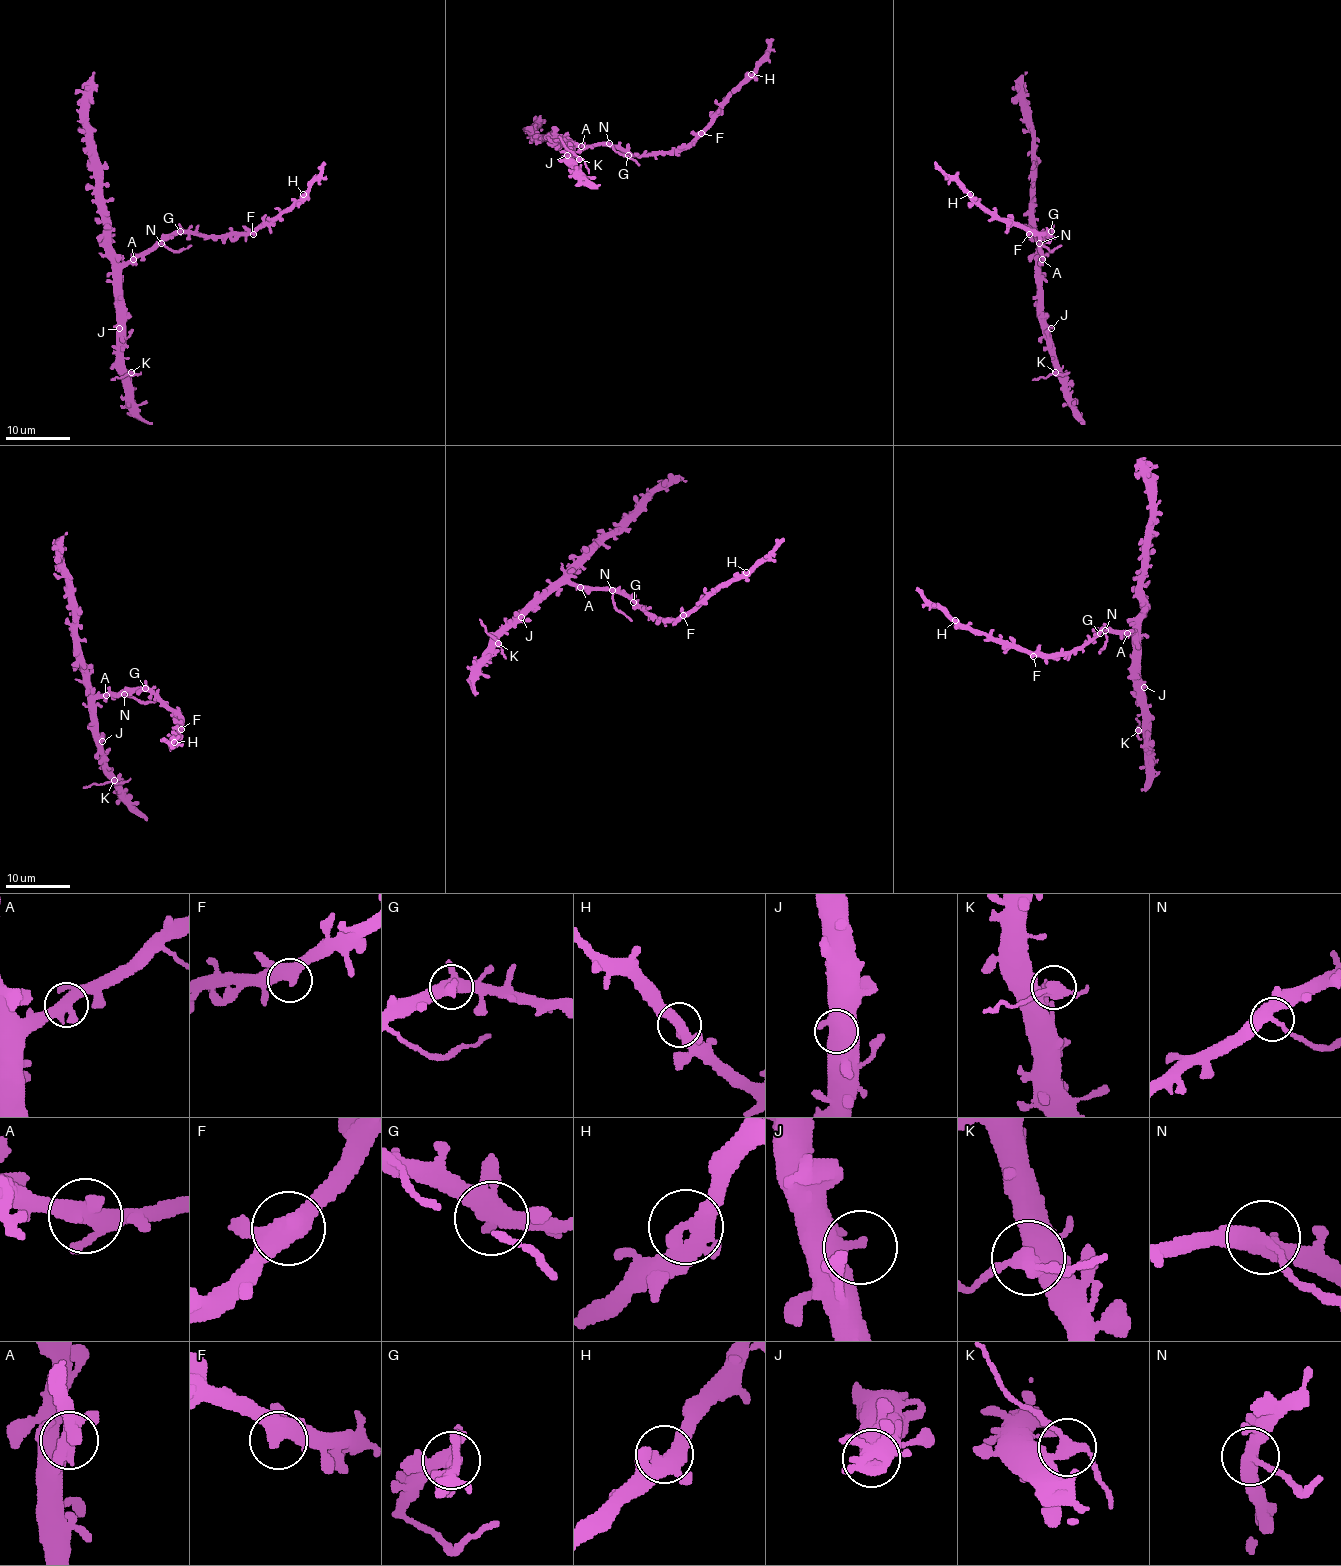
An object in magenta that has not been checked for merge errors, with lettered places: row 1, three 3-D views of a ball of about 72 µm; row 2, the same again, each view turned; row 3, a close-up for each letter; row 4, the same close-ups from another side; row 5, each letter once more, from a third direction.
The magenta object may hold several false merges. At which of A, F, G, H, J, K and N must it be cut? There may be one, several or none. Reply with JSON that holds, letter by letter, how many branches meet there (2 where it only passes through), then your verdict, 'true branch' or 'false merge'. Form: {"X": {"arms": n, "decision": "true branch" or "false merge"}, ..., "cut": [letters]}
{"A": {"arms": 3, "decision": "true branch"}, "F": {"arms": 3, "decision": "true branch"}, "G": {"arms": 3, "decision": "true branch"}, "H": {"arms": 3, "decision": "true branch"}, "J": {"arms": 2, "decision": "true branch"}, "K": {"arms": 3, "decision": "false merge"}, "N": {"arms": 3, "decision": "false merge"}, "cut": ["K", "N"]}

